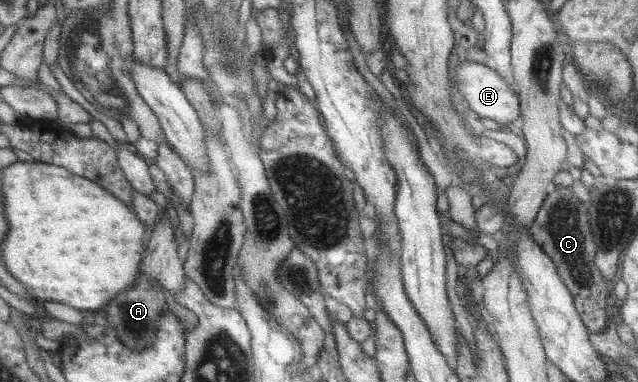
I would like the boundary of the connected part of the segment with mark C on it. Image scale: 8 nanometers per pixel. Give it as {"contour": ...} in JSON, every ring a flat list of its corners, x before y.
{"contour":[[555,186,553,192,548,193,536,213,533,223,529,226,529,237,551,258,557,270,561,281,566,285,576,312,580,315,584,326,588,332,604,331,608,326,608,310,604,309,608,298,605,280,602,278,600,271,597,270,594,257,596,245,593,243,592,233,589,227,589,216,587,215,588,203,579,201,570,186]]}

